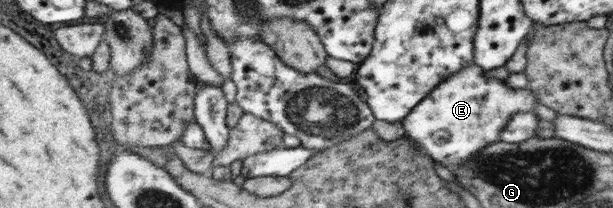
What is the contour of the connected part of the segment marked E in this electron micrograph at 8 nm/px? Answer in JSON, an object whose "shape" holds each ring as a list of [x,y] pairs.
{"shape":[[[474,63],[468,67],[463,67],[460,71],[447,77],[442,83],[438,83],[424,99],[403,117],[404,121],[401,121],[405,129],[405,135],[420,144],[421,148],[433,160],[436,160],[448,169],[450,166],[453,168],[462,166],[472,156],[477,156],[488,144],[496,143],[500,140],[500,133],[506,128],[507,121],[516,112],[530,112],[532,107],[540,104],[539,99],[536,99],[536,95],[531,93],[530,89],[508,88],[504,84],[504,80],[489,78],[485,75],[485,72],[487,70]]]}

